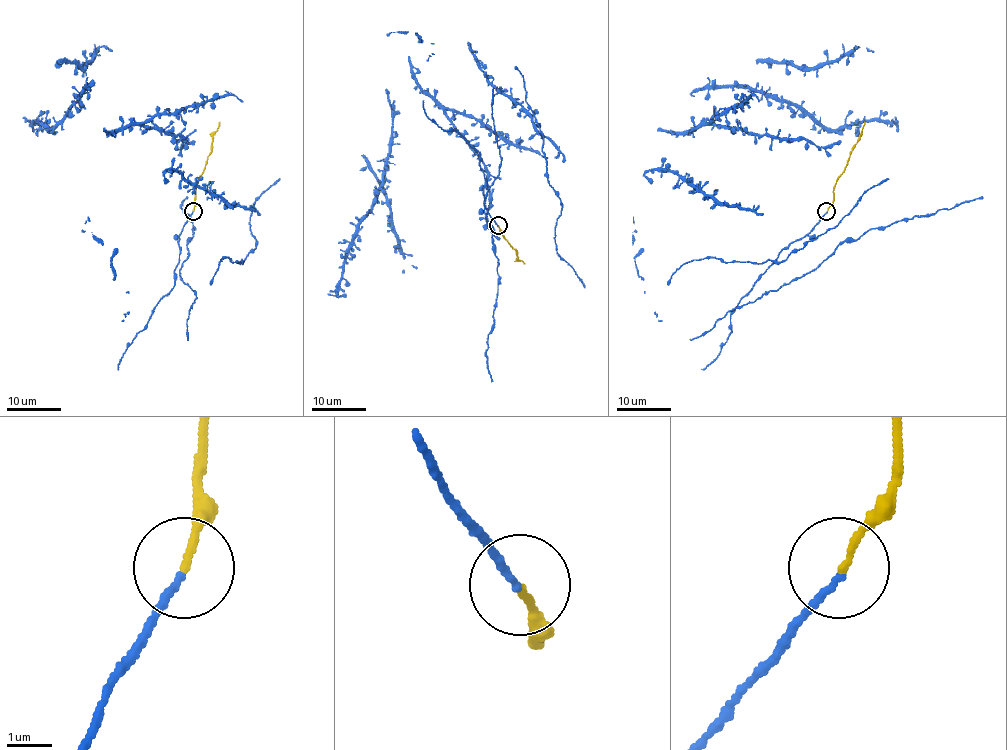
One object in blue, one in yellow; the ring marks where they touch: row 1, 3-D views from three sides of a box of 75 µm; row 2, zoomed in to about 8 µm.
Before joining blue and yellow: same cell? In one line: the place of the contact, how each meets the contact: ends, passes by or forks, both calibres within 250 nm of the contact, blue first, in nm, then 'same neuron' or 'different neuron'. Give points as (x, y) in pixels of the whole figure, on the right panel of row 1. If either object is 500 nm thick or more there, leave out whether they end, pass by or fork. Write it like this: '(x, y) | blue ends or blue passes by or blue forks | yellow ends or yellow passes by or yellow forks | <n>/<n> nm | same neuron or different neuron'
(826, 211) | blue ends | yellow ends | 150/150 nm | same neuron

